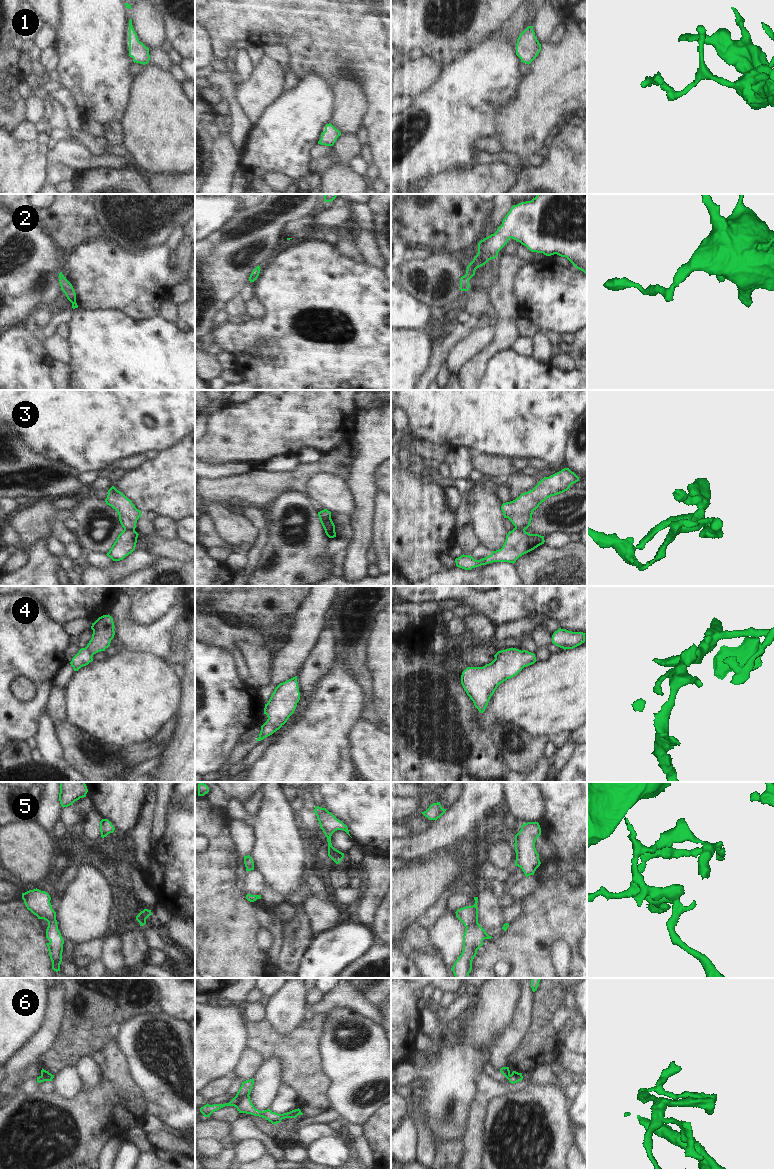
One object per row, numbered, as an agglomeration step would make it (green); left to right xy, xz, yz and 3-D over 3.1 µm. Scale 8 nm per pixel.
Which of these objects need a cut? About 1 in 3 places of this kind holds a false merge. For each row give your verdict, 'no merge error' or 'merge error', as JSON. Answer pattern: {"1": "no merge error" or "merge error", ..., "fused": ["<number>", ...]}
{"1": "no merge error", "2": "no merge error", "3": "merge error", "4": "no merge error", "5": "no merge error", "6": "merge error", "fused": ["3", "6"]}

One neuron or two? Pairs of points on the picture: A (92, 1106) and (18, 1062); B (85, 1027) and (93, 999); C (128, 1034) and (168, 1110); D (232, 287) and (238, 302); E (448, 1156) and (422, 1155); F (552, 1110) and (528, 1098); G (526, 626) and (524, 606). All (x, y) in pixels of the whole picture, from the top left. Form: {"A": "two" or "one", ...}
{"A": "two", "B": "one", "C": "one", "D": "two", "E": "two", "F": "one", "G": "two"}

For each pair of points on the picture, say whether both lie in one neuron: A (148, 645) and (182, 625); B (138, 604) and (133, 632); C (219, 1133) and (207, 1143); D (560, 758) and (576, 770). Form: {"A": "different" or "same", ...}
{"A": "different", "B": "different", "C": "different", "D": "different"}

